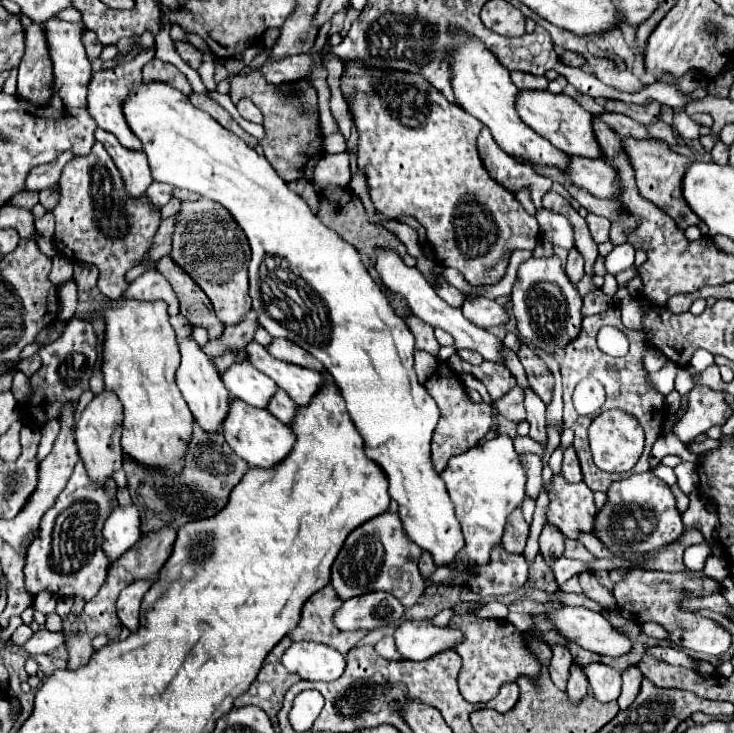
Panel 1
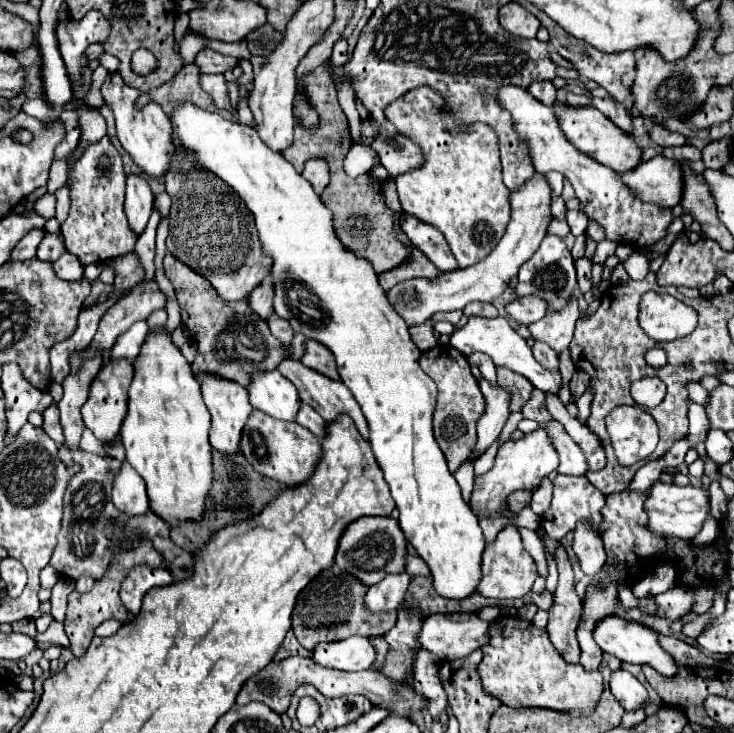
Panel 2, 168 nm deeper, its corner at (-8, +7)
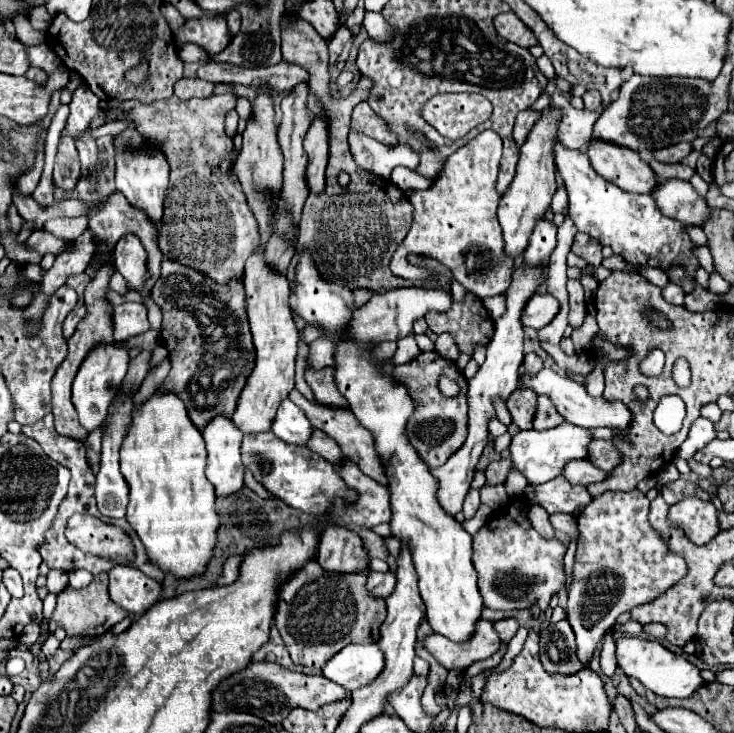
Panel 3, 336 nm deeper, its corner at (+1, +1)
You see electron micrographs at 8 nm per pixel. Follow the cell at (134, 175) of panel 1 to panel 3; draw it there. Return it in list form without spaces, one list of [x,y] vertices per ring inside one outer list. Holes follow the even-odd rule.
[[[124,236],[114,250],[114,266],[128,282],[128,290],[138,292],[148,282],[146,250],[136,236]]]

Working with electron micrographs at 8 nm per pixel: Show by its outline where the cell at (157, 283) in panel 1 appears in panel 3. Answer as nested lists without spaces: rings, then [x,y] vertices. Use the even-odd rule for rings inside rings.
[[[122,302],[120,306],[116,306],[114,308],[114,340],[118,338],[122,342],[150,330],[146,314],[148,314],[146,306],[138,302]]]

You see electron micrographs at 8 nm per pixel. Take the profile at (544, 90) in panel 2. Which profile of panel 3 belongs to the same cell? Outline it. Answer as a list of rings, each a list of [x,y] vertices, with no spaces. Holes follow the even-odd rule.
[[[522,110],[518,116],[516,116],[516,124],[514,124],[514,132],[512,136],[516,138],[516,144],[524,144],[532,124],[540,118],[540,112],[532,112],[532,110]]]

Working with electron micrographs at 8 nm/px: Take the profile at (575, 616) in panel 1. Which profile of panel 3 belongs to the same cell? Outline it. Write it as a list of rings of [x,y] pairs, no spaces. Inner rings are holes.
[[[630,636],[620,638],[616,642],[616,656],[618,656],[618,666],[624,670],[626,676],[634,676],[658,696],[688,698],[704,686],[700,670],[694,664],[690,664],[684,656],[678,656],[672,650],[668,650],[658,640],[644,640],[644,638],[630,638]]]

